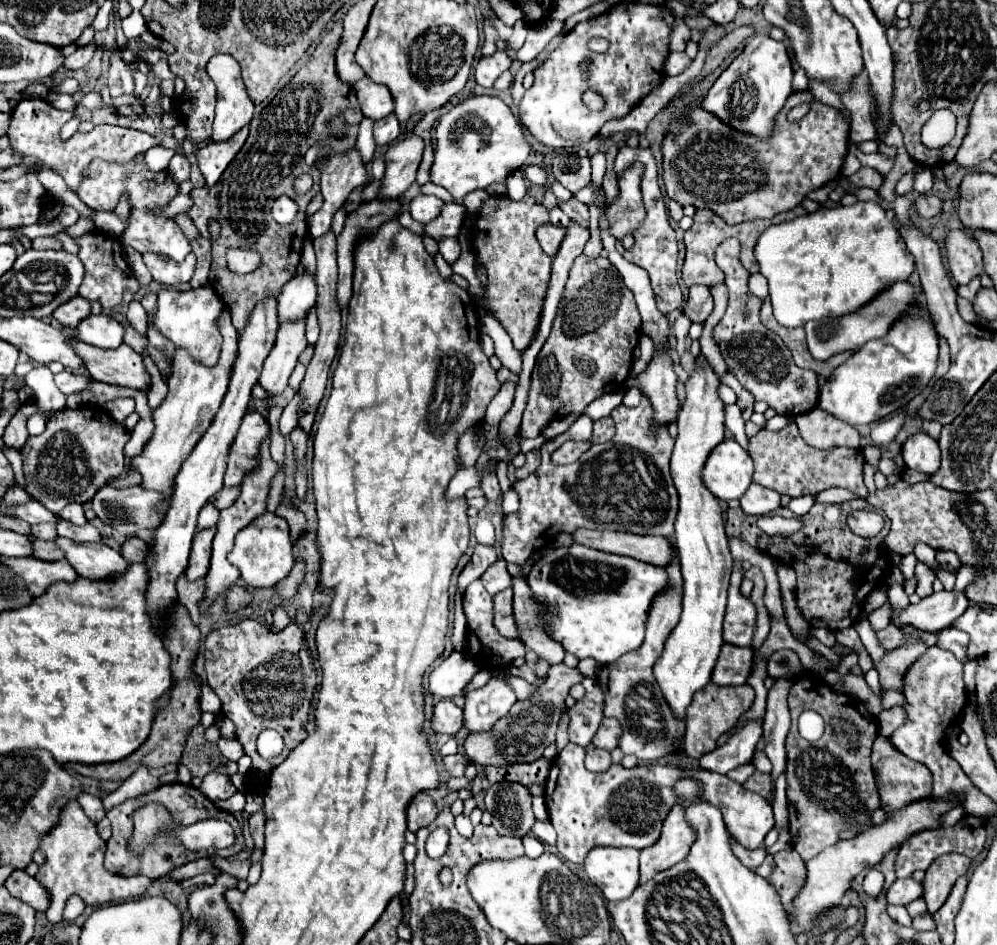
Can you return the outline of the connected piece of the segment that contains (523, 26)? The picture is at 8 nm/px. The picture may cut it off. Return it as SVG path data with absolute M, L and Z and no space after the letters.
M518 20L513 29L513 37L506 41L506 50L513 49L517 51L523 46L530 27L524 21Z

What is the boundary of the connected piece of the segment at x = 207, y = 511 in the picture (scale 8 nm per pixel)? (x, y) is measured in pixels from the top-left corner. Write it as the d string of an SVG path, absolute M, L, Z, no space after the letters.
M207 502L199 514L199 522L197 522L197 530L205 530L205 528L215 528L219 520L219 510L213 506L213 503Z

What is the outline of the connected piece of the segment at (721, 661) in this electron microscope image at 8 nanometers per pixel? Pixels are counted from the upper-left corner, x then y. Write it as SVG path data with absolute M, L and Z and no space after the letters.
M723 644L711 682L717 686L741 686L753 668L753 648Z

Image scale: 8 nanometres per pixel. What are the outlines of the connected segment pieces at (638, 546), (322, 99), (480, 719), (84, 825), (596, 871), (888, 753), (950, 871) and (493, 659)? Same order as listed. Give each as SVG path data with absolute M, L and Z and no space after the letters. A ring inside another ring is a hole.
M577 528L571 538L575 544L597 548L609 554L629 556L655 566L665 566L673 558L671 542L665 536L637 536L629 532Z
M341 22L333 24L333 28L323 36L317 44L311 60L293 76L293 80L271 100L269 106L261 110L249 124L249 138L245 140L239 154L223 172L221 180L213 188L193 188L191 200L193 206L187 210L189 218L197 226L199 234L211 238L209 234L209 220L221 224L221 232L213 242L213 262L209 270L209 284L221 296L223 302L231 308L233 326L243 330L249 322L253 308L265 300L275 298L281 294L283 286L293 278L293 274L285 266L297 266L301 262L303 242L307 238L307 224L305 224L305 208L311 198L319 190L319 170L305 164L303 154L311 144L327 140L329 120L333 116L341 116L347 126L347 136L335 140L337 146L343 150L353 146L357 140L357 126L363 120L361 110L357 108L357 98L353 96L353 88L349 84L341 84L337 80L333 68L333 56L341 38ZM301 174L313 176L313 188L305 194L295 194L301 214L299 214L299 230L297 222L291 226L281 226L271 216L273 200L281 194L293 196L295 186L293 182ZM229 248L247 248L261 254L261 266L249 274L235 274L227 268L225 254Z
M491 678L483 688L465 694L463 726L473 732L489 732L515 702L515 692L507 680Z
M71 800L61 810L59 822L39 838L39 850L45 854L45 862L43 866L39 866L35 878L41 882L43 888L47 888L51 898L49 908L45 912L49 922L61 922L65 902L73 894L79 894L85 904L103 906L103 904L113 904L113 902L123 902L123 900L143 896L147 888L153 884L153 880L147 876L125 878L125 876L113 876L111 872L105 872L103 856L107 844L105 840L101 840L101 836L97 834L97 826L85 816L77 800Z
M597 846L585 860L585 872L607 900L625 900L639 884L639 852Z
M885 736L875 738L871 758L873 758L873 770L877 776L877 790L881 796L881 808L883 810L897 812L903 806L909 806L909 804L919 802L919 800L927 800L927 796L931 796L933 776L929 772L929 768L921 762L913 762L907 756L901 756L901 752L891 744L889 738L885 738Z
M945 854L939 856L925 872L923 880L923 900L931 914L935 914L943 902L947 900L955 880L967 872L969 858L961 854Z
M479 578L467 586L465 596L463 596L463 610L467 616L467 654L479 664L479 668L489 670L489 672L503 670L515 658L527 654L527 648L519 638L505 638L493 626L493 596L485 590Z

